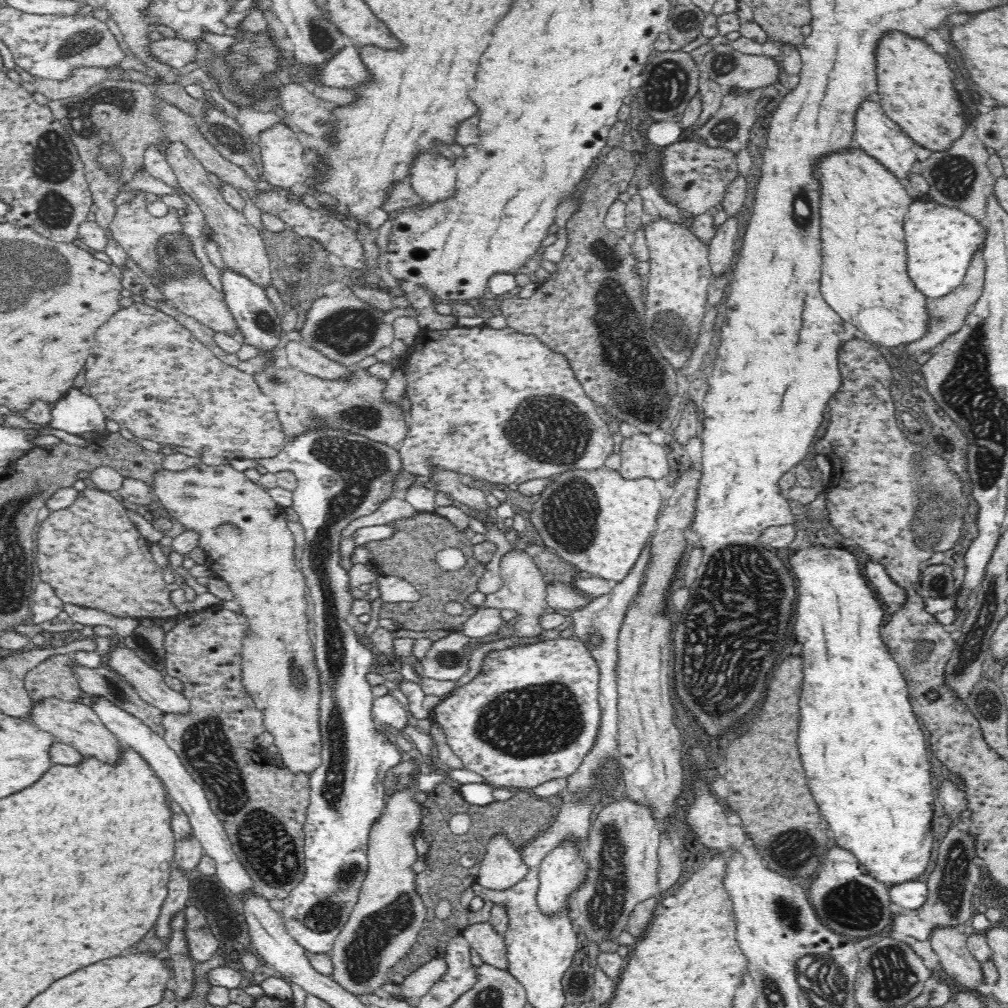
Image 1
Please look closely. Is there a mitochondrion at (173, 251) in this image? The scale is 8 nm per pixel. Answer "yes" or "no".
yes

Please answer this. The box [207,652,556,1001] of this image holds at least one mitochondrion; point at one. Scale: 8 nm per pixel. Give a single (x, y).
(361, 954)

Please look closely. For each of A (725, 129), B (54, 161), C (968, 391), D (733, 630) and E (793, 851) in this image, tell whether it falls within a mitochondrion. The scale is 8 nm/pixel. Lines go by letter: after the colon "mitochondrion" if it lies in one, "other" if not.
A: mitochondrion
B: mitochondrion
C: mitochondrion
D: mitochondrion
E: mitochondrion

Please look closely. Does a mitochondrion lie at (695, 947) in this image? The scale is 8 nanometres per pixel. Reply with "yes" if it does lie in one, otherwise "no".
no

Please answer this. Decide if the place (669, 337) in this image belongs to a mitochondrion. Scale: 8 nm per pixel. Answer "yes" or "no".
yes

